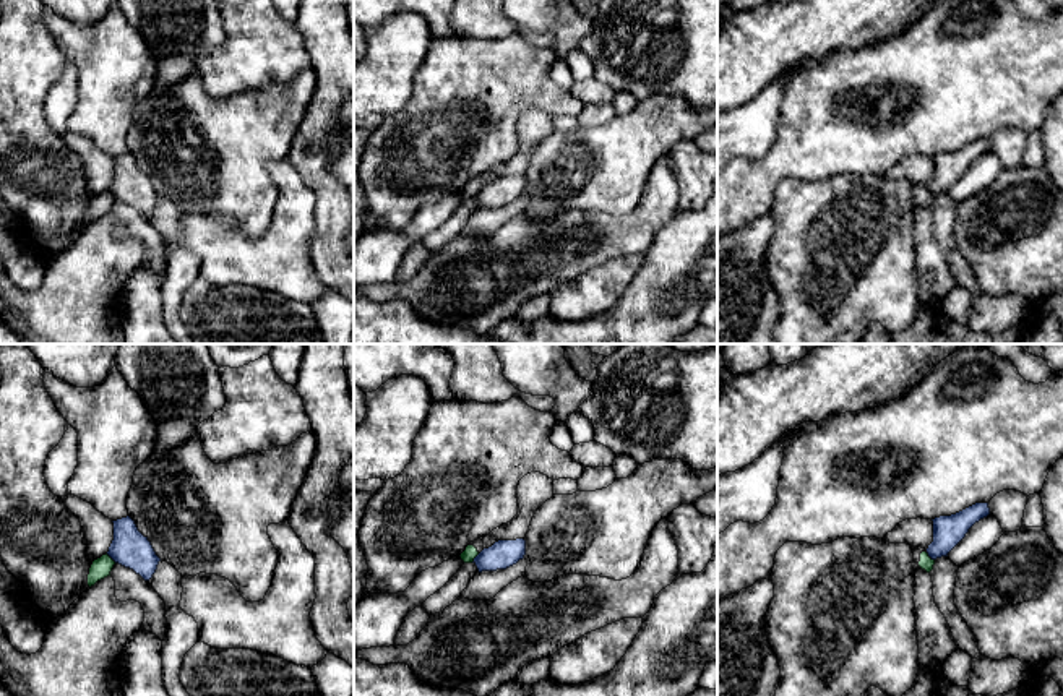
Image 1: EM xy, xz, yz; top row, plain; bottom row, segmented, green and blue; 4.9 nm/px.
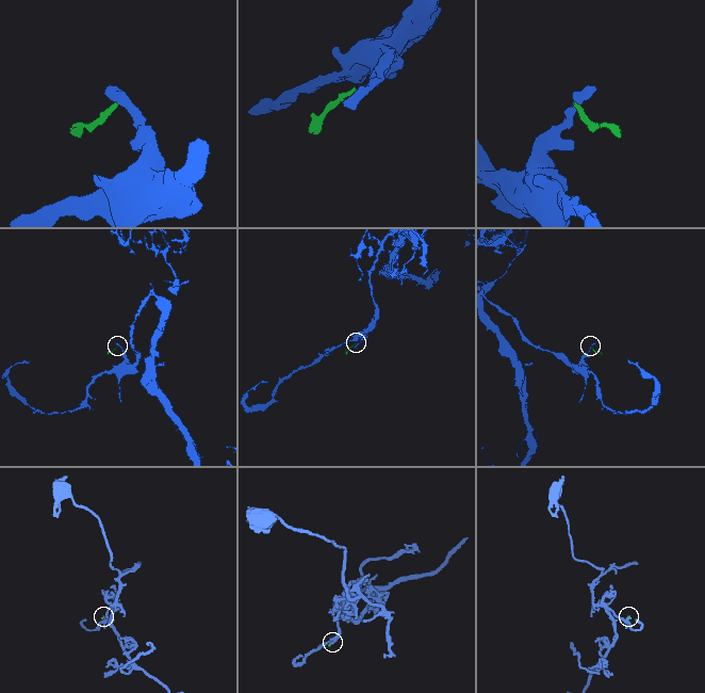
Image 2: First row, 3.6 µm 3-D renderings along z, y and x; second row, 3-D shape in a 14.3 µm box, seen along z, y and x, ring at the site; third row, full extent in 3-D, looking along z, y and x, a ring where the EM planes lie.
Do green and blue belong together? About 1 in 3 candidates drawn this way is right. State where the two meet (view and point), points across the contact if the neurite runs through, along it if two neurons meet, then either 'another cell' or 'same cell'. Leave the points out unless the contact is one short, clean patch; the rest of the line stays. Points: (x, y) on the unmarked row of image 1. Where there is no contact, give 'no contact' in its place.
yz (929, 193) | along yz (925, 189), (933, 197) | another cell

